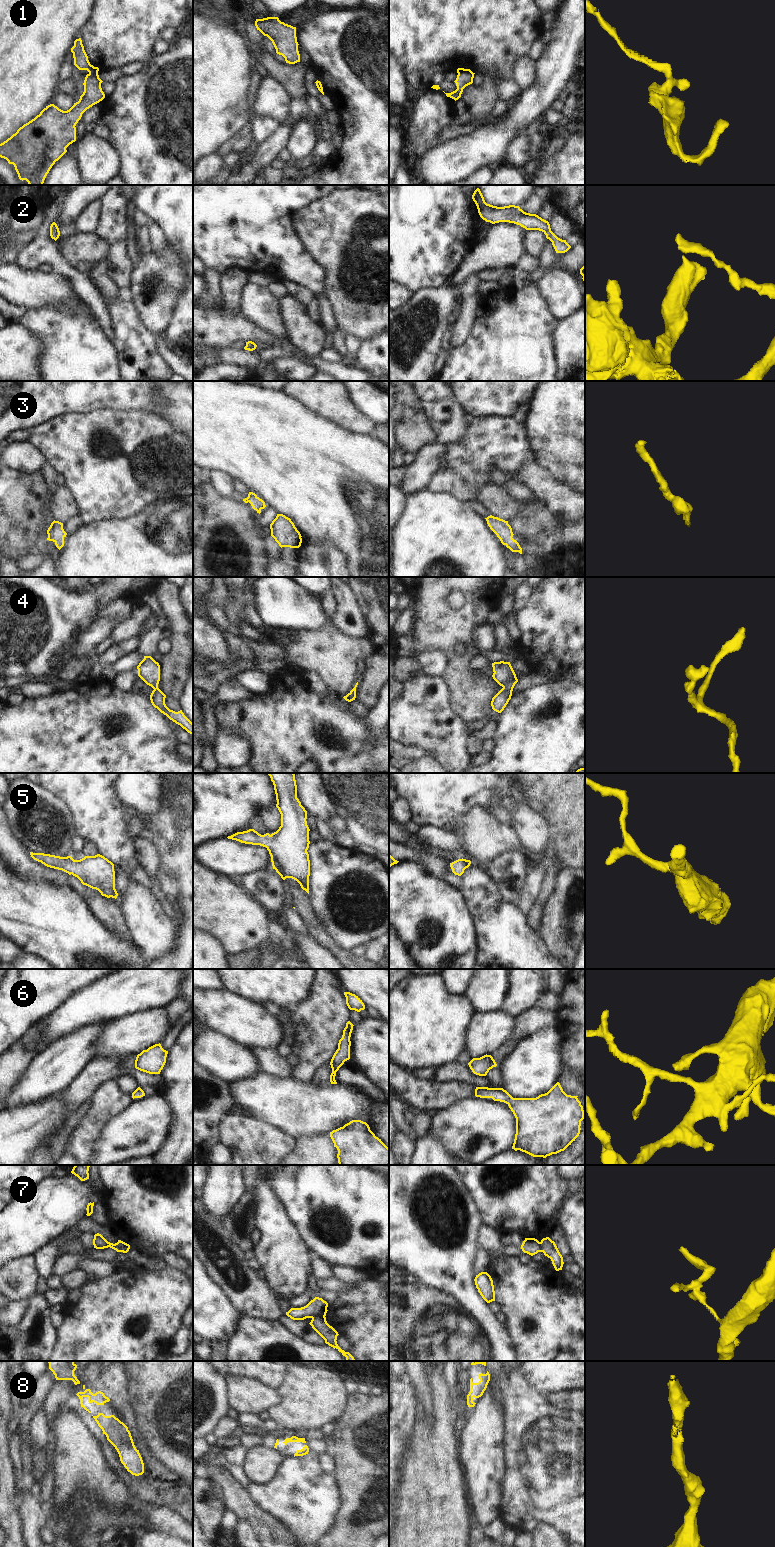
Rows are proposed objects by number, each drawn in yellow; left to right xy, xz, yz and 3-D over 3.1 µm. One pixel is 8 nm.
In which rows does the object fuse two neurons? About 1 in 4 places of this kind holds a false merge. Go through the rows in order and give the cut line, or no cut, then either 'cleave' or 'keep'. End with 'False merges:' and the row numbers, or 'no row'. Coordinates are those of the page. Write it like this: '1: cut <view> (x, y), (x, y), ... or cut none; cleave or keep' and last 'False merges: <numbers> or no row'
1: cut none; keep
2: cut none; keep
3: cut none; keep
4: cut none; keep
5: cut none; keep
6: cut none; keep
7: cut xz (324, 1315), (312, 1318); cleave
8: cut none; keep
False merges: 7

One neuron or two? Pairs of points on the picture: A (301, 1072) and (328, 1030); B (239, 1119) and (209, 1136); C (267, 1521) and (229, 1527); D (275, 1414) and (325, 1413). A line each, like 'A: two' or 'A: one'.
A: one
B: two
C: two
D: one

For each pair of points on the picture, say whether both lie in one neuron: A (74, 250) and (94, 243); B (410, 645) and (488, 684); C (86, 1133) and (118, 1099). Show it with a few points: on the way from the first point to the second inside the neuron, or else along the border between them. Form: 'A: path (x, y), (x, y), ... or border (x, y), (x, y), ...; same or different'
A: path (79, 246), (89, 246); same
B: path (431, 641), (440, 641), (467, 673); same
C: path (92, 1124), (109, 1107); same

